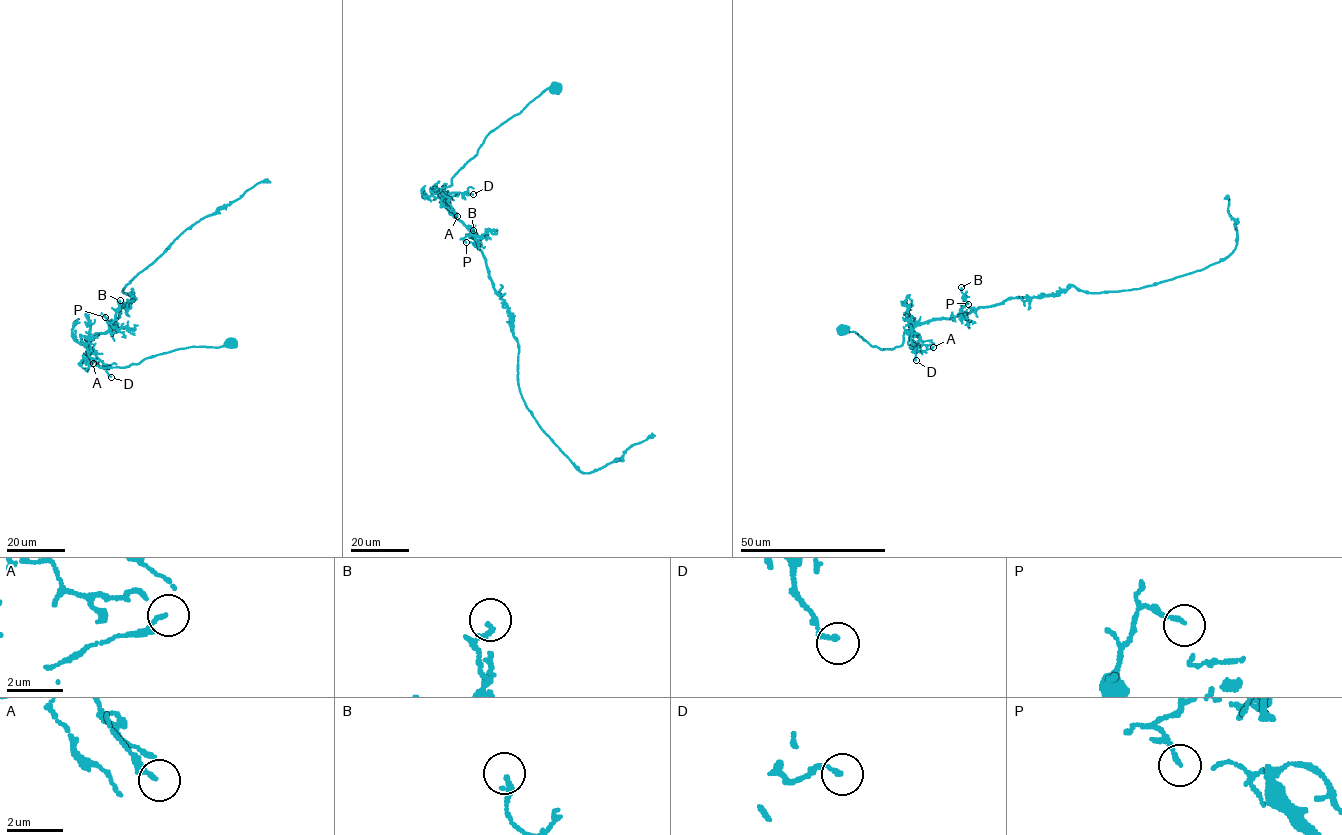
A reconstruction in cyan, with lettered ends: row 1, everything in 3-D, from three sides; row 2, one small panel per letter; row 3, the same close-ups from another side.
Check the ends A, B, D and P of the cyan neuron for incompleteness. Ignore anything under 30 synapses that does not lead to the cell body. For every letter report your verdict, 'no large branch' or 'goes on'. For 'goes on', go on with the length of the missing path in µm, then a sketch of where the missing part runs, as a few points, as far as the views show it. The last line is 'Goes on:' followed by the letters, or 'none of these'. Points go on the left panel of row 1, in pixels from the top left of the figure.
A: no large branch
B: no large branch
D: no large branch
P: no large branch
Goes on: none of these

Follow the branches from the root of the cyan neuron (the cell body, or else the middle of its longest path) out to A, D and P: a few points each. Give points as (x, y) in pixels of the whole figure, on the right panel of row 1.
A: (841, 329), (841, 333), (854, 331), (882, 349), (900, 346), (907, 330), (915, 351), (933, 347)
D: (841, 329), (841, 333), (854, 331), (882, 349), (900, 346), (904, 332), (910, 330), (916, 360)
P: (841, 329), (854, 331), (872, 346), (894, 349), (902, 344), (905, 331), (951, 319), (968, 304)

